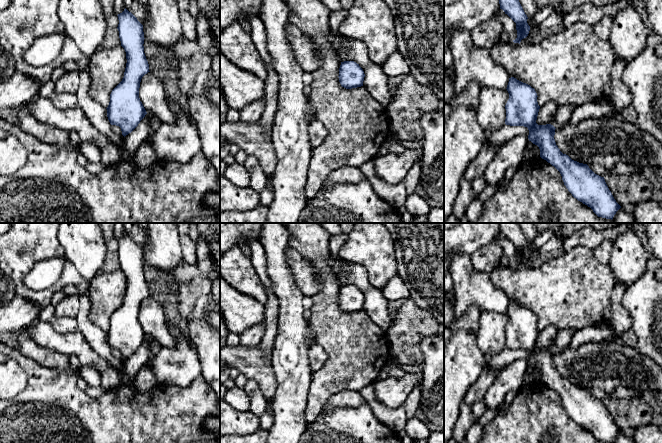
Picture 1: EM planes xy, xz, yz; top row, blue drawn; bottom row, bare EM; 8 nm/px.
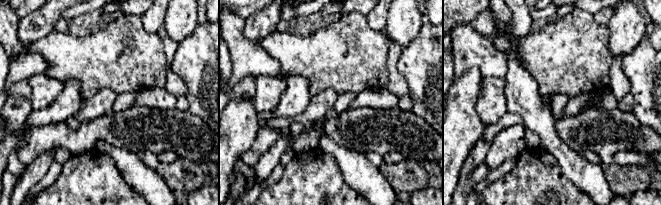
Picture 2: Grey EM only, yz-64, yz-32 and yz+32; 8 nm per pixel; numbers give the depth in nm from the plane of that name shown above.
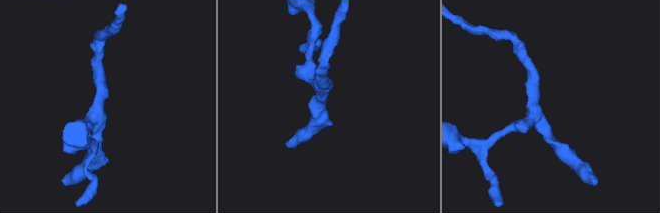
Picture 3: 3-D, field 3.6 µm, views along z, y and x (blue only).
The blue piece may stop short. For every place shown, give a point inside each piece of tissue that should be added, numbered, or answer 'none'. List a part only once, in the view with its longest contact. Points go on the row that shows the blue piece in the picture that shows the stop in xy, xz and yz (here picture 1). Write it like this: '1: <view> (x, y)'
none

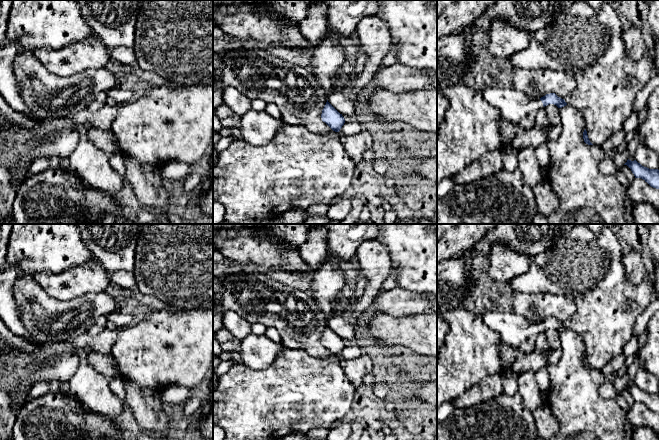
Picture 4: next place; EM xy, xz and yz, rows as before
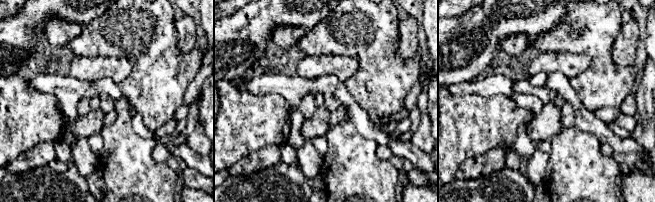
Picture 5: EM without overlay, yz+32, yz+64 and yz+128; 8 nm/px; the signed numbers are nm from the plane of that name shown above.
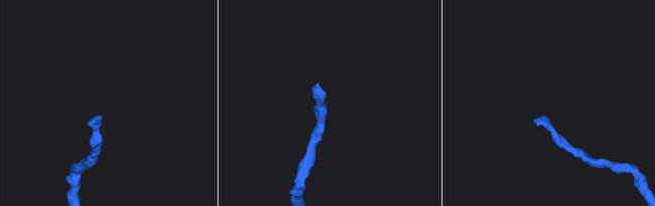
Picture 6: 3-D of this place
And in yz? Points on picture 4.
1: yz (513, 104)

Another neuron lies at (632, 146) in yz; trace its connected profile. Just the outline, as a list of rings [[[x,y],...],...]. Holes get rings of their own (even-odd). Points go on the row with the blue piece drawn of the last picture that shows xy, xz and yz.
[[[632,140],[627,147],[627,150],[629,152],[629,160],[634,161],[635,160],[635,151],[637,147],[640,145],[640,143],[637,140]]]

